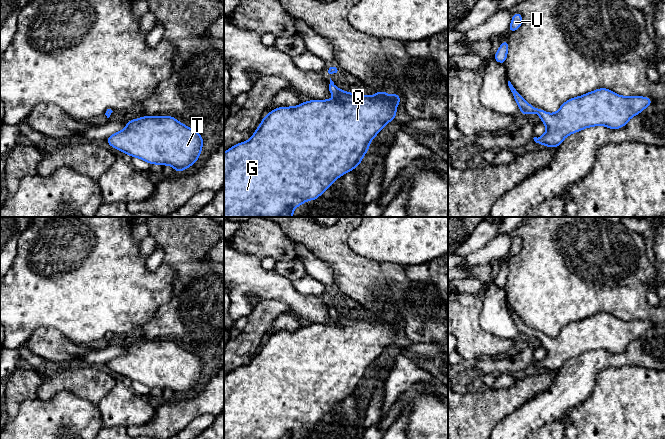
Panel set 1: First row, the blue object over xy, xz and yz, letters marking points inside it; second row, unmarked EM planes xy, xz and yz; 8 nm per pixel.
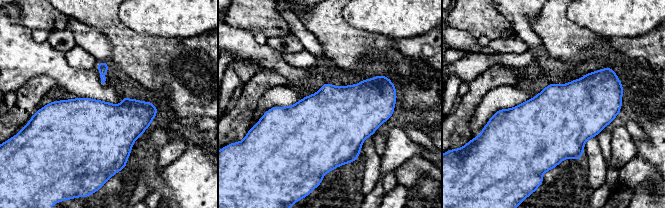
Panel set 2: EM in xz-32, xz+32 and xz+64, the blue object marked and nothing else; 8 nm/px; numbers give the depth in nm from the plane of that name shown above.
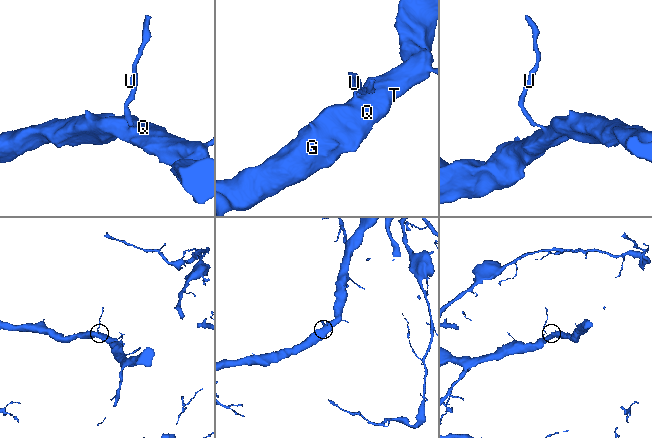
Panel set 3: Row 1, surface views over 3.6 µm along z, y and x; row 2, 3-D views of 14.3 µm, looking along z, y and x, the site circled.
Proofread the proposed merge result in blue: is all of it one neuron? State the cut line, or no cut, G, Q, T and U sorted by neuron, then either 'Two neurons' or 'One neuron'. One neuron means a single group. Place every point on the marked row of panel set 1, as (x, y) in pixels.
No split. Groups: G Q T U. One neuron

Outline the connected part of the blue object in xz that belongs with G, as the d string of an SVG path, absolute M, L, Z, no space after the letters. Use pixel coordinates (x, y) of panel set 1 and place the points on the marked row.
M331 78L329 91L336 97L335 99L311 100L303 102L298 106L279 107L272 110L262 119L261 124L248 141L241 142L224 153L224 217L293 217L292 213L297 206L305 203L307 200L316 200L337 178L359 166L370 146L370 141L388 122L395 119L397 105L401 101L400 95L393 91L391 91L393 93L391 98L387 97L389 91L376 91L374 96L345 92L337 88Z

